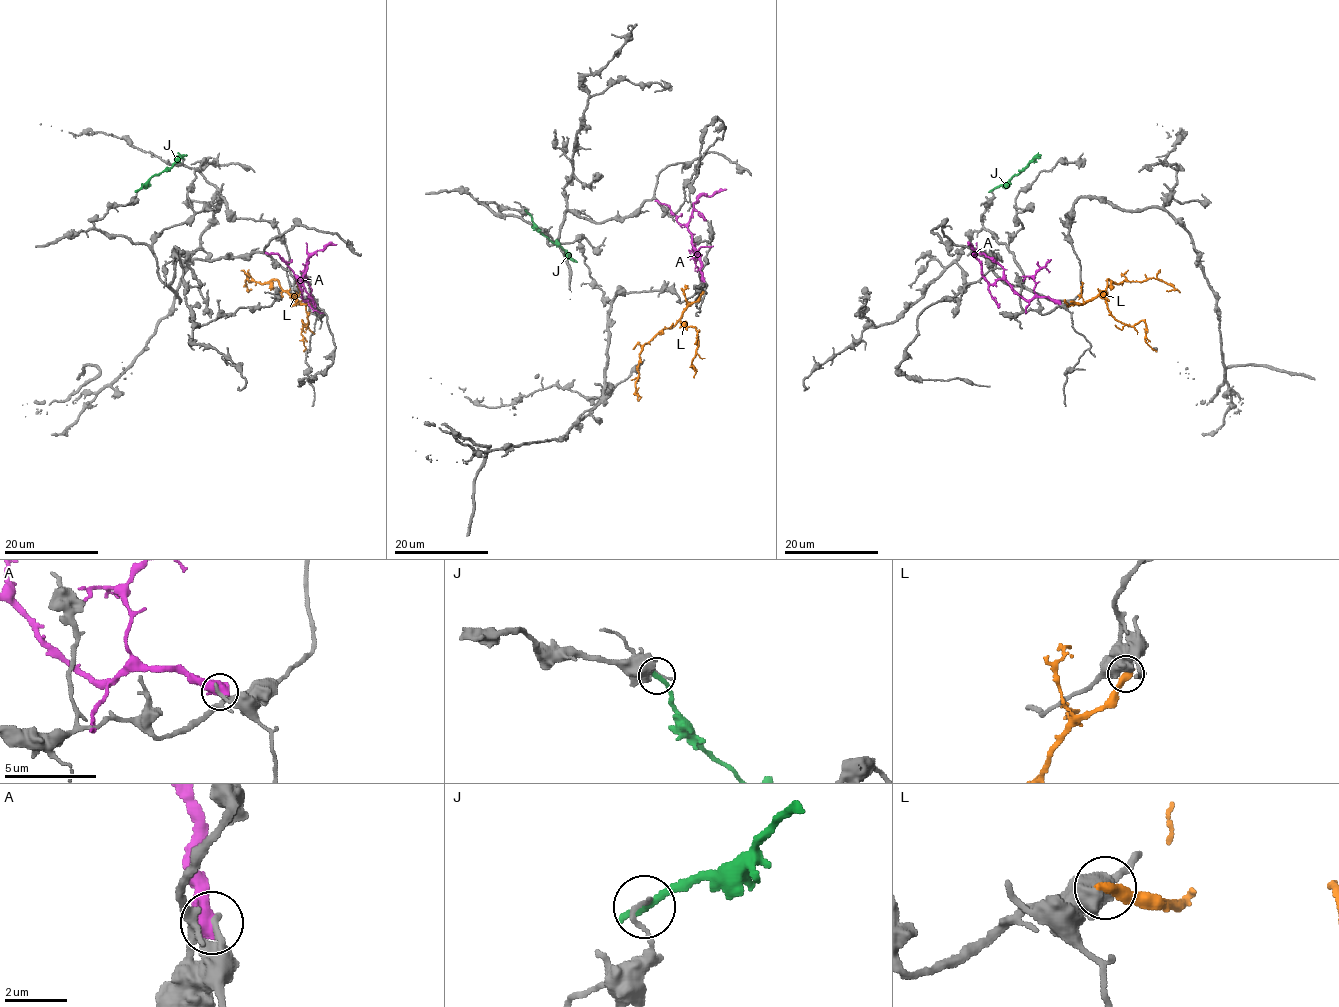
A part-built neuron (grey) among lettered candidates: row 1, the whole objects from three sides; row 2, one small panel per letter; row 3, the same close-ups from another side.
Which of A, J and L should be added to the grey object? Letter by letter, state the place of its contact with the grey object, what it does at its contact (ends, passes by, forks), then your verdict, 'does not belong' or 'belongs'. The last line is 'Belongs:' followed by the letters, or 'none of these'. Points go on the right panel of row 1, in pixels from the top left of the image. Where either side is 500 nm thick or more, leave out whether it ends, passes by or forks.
A: meets grey at (1058, 303); does not belong
J: meets grey at (992, 190); it ends there; does not belong
L: meets grey at (1071, 301); does not belong
Belongs: none of these

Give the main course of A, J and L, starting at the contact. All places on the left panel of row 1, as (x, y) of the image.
A: (314, 303), (310, 297), (302, 297), (297, 281), (302, 284), (307, 260), (311, 255), (329, 244), (336, 244)
J: (138, 189), (153, 175), (167, 171), (182, 155), (187, 155)
L: (311, 302), (298, 303), (276, 280), (263, 283), (248, 278), (248, 290)

